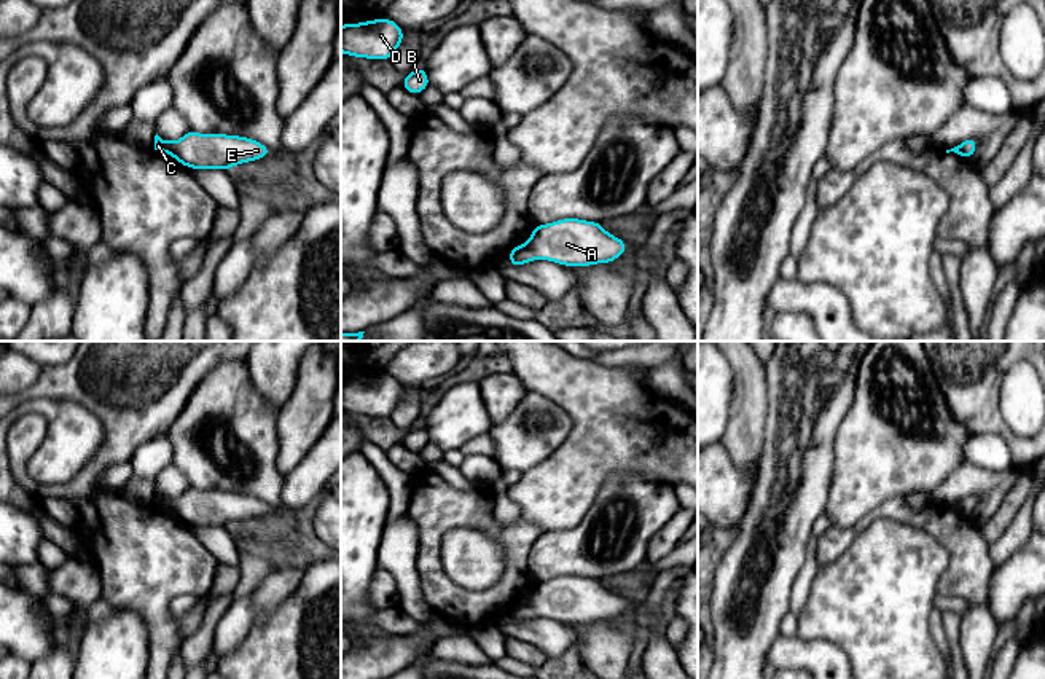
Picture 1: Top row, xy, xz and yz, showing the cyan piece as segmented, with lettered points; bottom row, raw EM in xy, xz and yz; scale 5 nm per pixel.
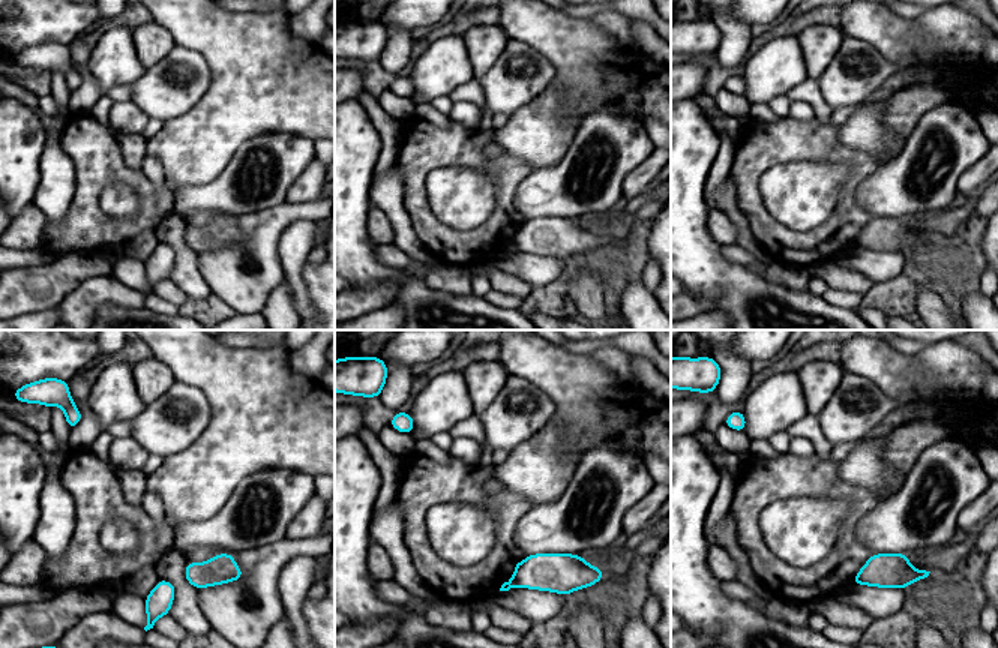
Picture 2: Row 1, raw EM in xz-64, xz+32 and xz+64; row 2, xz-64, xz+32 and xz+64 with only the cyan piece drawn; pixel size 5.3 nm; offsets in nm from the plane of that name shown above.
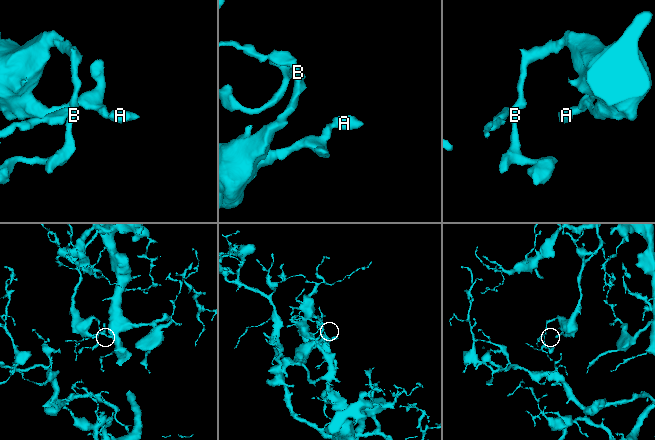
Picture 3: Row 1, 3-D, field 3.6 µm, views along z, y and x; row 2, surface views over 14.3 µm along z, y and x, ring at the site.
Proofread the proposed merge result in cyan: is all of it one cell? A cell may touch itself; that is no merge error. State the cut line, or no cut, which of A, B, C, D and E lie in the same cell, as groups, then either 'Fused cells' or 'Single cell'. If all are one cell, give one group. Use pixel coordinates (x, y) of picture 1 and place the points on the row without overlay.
No split. Groups: A B C D E. Single cell

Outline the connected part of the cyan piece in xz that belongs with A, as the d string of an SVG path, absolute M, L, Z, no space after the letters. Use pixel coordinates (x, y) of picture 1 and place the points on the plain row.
M562 575L534 583L529 598L510 607L508 620L522 623L537 615L570 625L607 622L621 614L626 604L599 579Z

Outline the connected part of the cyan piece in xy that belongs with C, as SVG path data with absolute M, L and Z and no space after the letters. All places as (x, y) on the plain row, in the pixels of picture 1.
M188 488L175 499L162 497L155 493L155 507L172 512L177 520L190 526L226 526L234 521L256 518L271 510L271 507L247 494L226 491L198 491Z

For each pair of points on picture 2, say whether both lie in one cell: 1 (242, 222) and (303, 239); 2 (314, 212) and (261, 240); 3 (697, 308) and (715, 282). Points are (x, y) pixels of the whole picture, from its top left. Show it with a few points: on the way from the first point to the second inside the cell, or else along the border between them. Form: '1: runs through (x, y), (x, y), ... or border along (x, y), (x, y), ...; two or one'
1: border along (314, 219), (296, 219), (282, 233), (281, 269); two
2: runs through (300, 212), (293, 212), (275, 227); one
3: border along (686, 291), (700, 297), (709, 297), (713, 305); two

